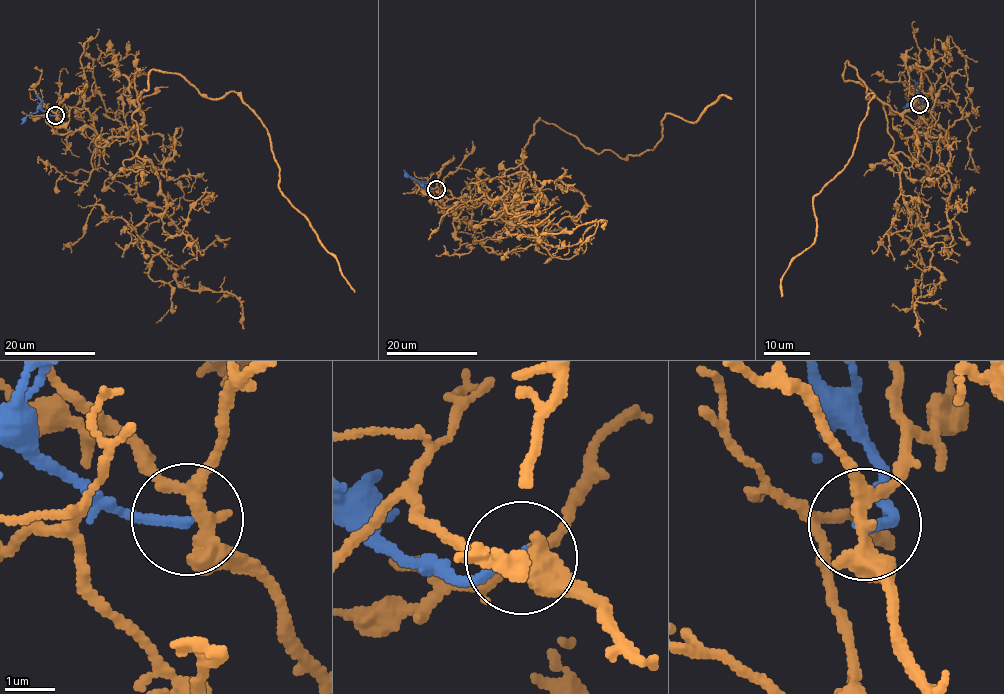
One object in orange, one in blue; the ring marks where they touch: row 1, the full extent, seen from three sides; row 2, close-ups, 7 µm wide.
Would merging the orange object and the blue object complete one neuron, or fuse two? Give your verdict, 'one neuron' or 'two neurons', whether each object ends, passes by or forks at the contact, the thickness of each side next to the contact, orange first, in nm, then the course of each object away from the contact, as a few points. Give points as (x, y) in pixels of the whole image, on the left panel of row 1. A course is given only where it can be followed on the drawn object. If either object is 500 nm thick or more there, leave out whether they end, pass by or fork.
two neurons | orange forks | blue ends | 280/200 nm | orange via (56, 116), (70, 133), (123, 137), (152, 69), (208, 98), (236, 93), (266, 128), (278, 188), (355, 291) | blue via (55, 115), (38, 108), (20, 124)

